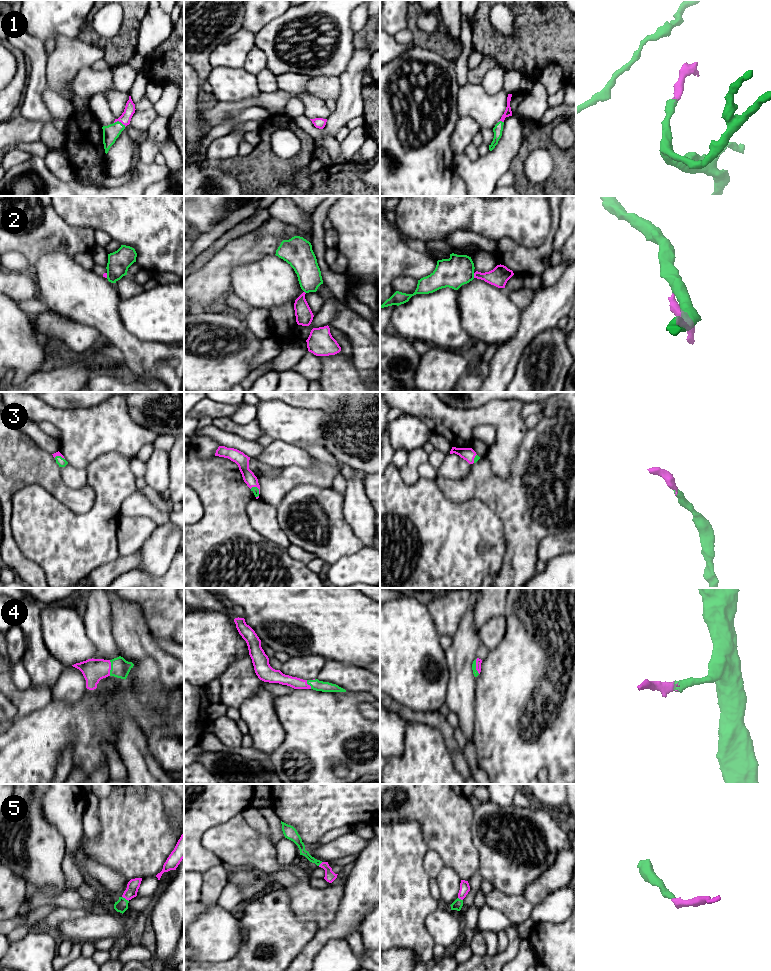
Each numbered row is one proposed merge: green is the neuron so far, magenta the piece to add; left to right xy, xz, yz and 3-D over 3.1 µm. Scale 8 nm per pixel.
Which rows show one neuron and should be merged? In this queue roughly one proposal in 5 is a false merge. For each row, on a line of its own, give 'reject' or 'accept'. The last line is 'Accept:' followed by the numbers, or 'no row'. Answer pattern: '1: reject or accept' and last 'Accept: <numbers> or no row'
1: accept
2: reject
3: accept
4: accept
5: accept
Accept: 1, 3, 4, 5

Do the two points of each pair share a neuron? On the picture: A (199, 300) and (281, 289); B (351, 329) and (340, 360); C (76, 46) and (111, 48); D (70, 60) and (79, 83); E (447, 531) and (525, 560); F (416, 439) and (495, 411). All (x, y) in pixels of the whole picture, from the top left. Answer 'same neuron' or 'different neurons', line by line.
A: different neurons
B: different neurons
C: different neurons
D: different neurons
E: different neurons
F: different neurons

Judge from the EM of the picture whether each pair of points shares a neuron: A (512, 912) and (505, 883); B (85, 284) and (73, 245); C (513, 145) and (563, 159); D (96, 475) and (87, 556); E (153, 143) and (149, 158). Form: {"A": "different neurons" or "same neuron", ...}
{"A": "different neurons", "B": "different neurons", "C": "different neurons", "D": "same neuron", "E": "same neuron"}

